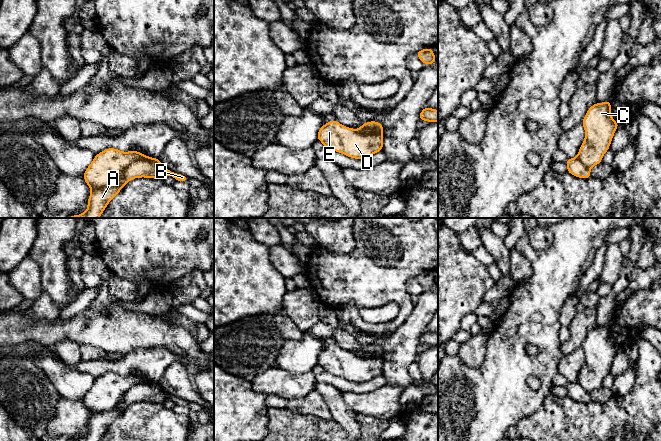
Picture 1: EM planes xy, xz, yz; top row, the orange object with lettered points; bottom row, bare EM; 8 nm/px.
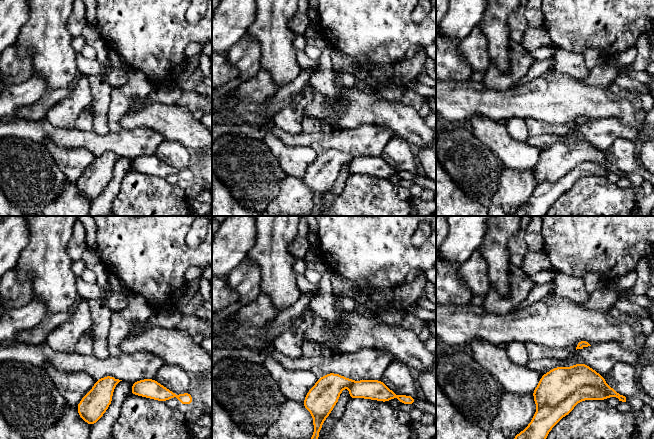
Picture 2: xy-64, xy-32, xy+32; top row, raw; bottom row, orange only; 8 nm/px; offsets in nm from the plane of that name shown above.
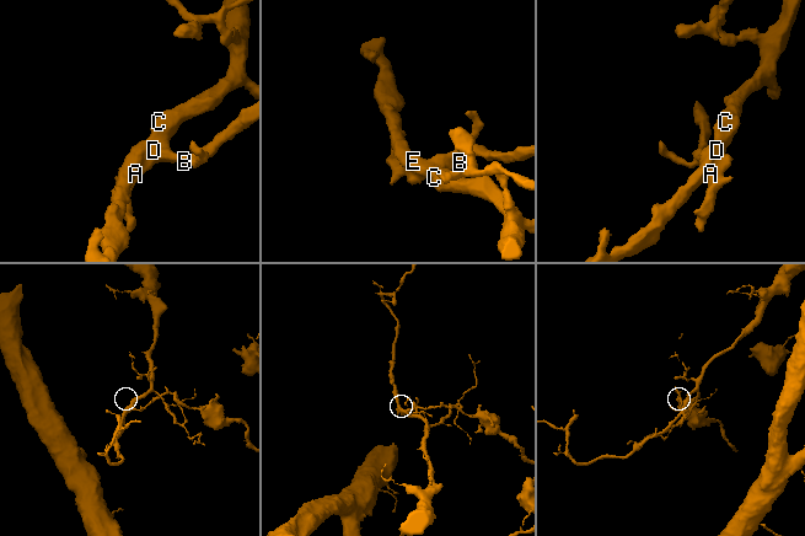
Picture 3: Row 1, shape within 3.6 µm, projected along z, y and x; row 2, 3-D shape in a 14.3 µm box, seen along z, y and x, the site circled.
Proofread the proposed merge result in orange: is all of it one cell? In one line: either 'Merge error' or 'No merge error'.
Merge error

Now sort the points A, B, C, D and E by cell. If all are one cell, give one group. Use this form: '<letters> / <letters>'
A / B C D E

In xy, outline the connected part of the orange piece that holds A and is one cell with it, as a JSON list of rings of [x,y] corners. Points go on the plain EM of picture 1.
[[[140,383],[132,386],[118,404],[110,411],[93,413],[88,422],[88,432],[80,439],[69,441],[100,441],[109,426],[121,413],[134,402],[154,402],[163,404],[168,399],[168,393],[159,383]]]

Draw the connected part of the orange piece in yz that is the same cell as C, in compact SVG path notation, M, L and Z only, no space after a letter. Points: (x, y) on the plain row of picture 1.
M611 324L592 329L581 348L585 353L585 363L576 382L591 393L602 386L603 379L609 374L614 357L620 349L611 340Z

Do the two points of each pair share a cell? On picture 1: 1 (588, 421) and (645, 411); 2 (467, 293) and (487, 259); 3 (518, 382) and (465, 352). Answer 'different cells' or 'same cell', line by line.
1: same cell
2: different cells
3: different cells

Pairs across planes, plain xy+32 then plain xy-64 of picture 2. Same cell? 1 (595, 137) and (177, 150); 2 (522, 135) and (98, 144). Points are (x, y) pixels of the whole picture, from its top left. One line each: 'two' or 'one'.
1: two
2: two

